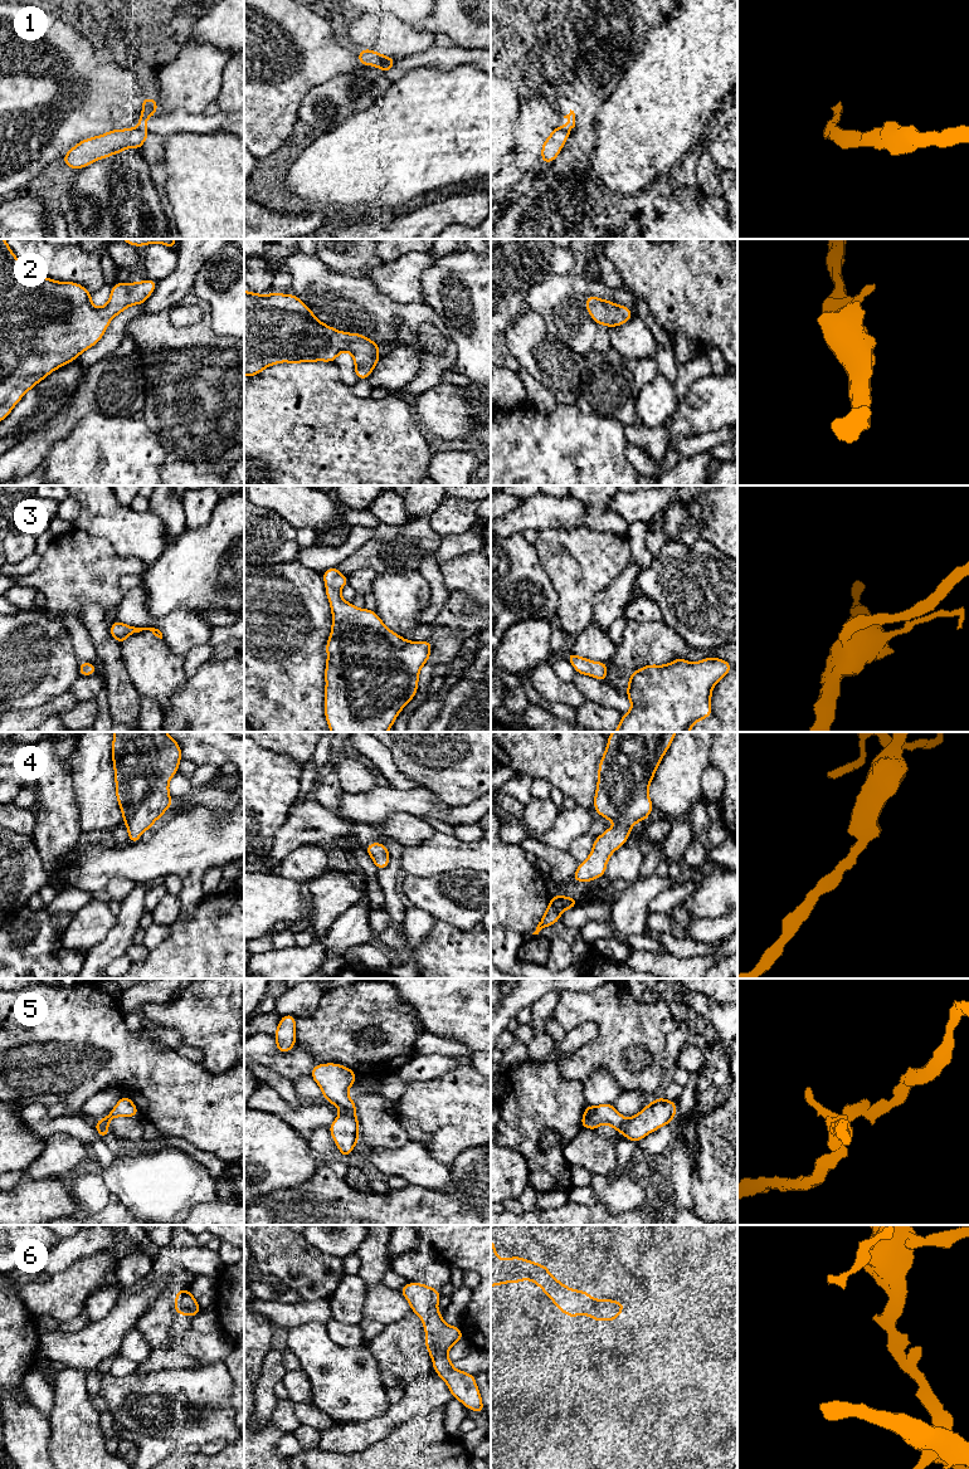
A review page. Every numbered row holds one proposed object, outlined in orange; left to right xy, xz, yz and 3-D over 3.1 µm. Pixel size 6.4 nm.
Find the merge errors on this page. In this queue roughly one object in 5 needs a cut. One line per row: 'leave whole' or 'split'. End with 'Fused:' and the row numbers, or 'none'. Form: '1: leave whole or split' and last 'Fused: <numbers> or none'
1: split
2: leave whole
3: leave whole
4: leave whole
5: split
6: leave whole
Fused: 1, 5

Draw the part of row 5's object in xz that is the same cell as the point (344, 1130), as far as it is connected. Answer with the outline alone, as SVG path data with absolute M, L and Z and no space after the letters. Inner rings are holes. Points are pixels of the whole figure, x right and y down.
M341 1111L328 1128L342 1158L347 1158L352 1148L359 1143L360 1124L357 1117L352 1113Z

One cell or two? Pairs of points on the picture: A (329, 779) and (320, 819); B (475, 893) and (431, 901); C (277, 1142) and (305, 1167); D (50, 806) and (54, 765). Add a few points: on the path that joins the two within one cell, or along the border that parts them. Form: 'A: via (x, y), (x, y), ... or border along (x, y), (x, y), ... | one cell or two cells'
A: border along (310, 795), (340, 818) | two cells
B: via (463, 896), (442, 897) | one cell
C: via (283, 1148), (298, 1164) | one cell
D: via (54, 796), (54, 775) | one cell

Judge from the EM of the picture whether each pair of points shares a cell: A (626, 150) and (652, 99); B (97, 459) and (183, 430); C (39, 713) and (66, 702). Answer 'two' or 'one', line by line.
A: one
B: two
C: one

